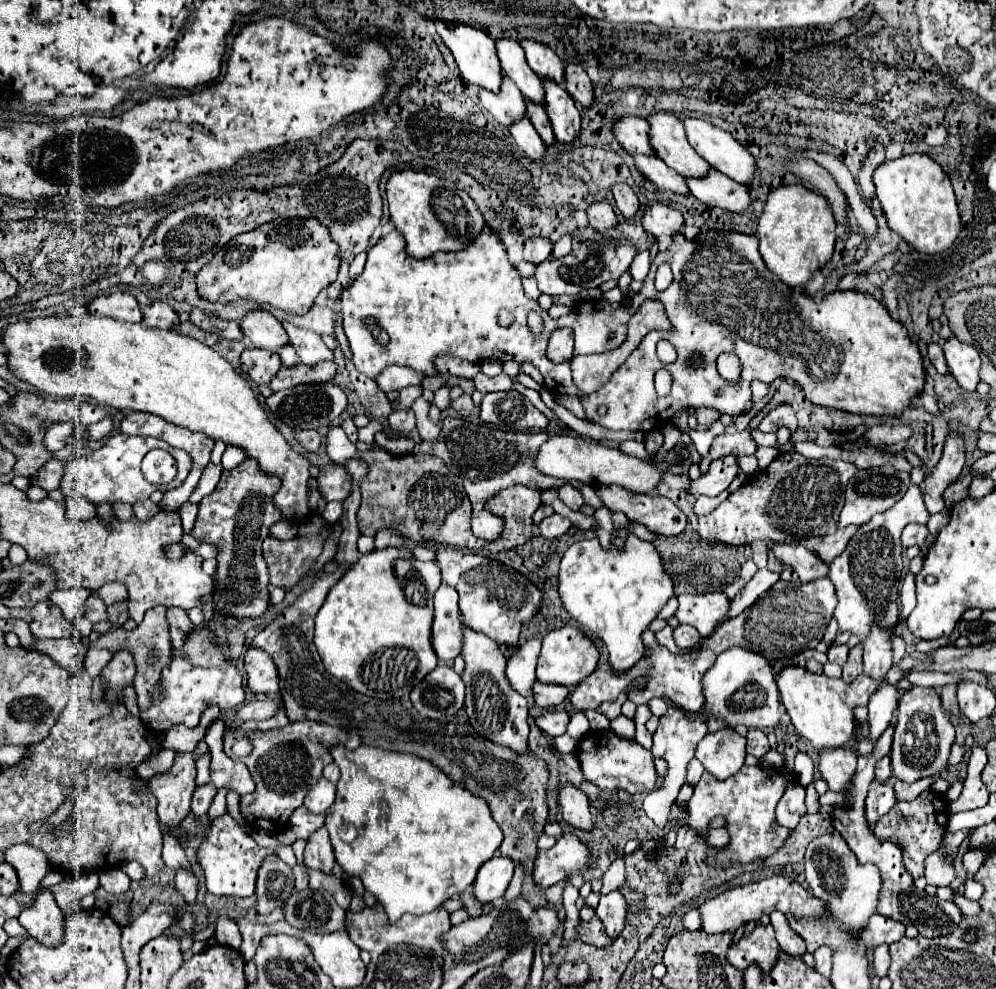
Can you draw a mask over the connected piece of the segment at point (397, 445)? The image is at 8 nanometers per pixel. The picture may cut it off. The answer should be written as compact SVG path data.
M379 432L375 438L377 438L377 444L379 446L383 446L383 448L387 448L389 452L393 452L393 454L409 454L409 452L413 452L413 446L415 446L415 442L411 440L411 438L405 438L405 436L399 436L399 438L387 438L389 434L387 432Z

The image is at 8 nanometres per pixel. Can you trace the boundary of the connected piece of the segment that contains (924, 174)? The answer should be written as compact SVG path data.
M927 154L901 156L881 164L873 174L873 182L877 186L877 198L885 210L887 224L893 232L923 254L939 254L951 248L961 232L961 216L951 180L935 160Z

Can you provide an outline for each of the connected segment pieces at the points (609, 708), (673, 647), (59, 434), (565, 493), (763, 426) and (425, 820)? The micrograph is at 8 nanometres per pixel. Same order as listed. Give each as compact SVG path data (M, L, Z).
M613 700L613 702L603 702L599 706L599 712L607 718L607 720L615 720L621 714L621 702Z
M665 626L665 628L663 628L663 630L659 630L655 636L657 636L657 642L659 642L661 646L669 648L669 650L671 650L671 652L675 652L675 654L679 654L679 652L681 652L681 650L677 648L677 644L673 642L673 628L671 628L671 626Z
M63 422L63 424L57 424L57 426L49 428L47 434L45 434L45 446L47 446L47 450L55 452L55 450L63 448L65 440L71 434L73 434L73 422Z
M565 484L563 488L559 488L559 498L564 504L567 504L571 510L579 510L583 506L583 496L579 492L579 488Z
M779 404L775 410L771 410L771 414L767 414L761 424L759 424L759 430L761 432L777 432L777 428L781 426L787 426L791 432L797 430L797 416L791 408L791 404Z
M335 746L331 748L331 756L341 770L341 778L325 826L331 834L337 864L349 876L361 878L365 890L383 904L389 922L399 920L403 914L429 914L443 906L445 900L471 888L477 870L483 862L493 858L503 840L503 834L491 818L489 806L483 798L473 796L429 760L415 754L387 752L373 746L359 746L357 750Z

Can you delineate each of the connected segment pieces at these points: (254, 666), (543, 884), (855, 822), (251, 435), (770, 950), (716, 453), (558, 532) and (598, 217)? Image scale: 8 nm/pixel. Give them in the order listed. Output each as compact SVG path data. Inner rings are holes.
M249 648L247 654L245 654L245 672L247 672L247 688L253 692L253 694L267 694L267 696L273 696L279 692L279 676L277 676L277 668L275 668L275 662L271 660L271 656L267 656L263 650L257 650L257 648Z
M563 834L551 850L537 852L533 866L533 882L543 890L567 880L571 874L591 870L593 854L575 834Z
M889 726L883 732L883 736L877 740L877 746L873 748L871 756L859 756L857 772L855 772L855 778L853 778L853 786L847 792L849 800L843 806L833 810L833 824L835 824L837 832L843 836L843 840L849 844L849 848L855 852L859 862L863 862L863 864L871 862L871 864L879 866L883 884L881 884L881 890L879 890L877 914L893 918L893 920L897 920L897 922L901 922L905 926L913 924L919 930L919 934L923 934L925 938L937 938L937 936L953 932L959 926L959 922L961 922L959 906L953 900L945 902L945 900L939 900L937 896L927 894L925 890L915 888L911 874L907 874L907 870L905 870L905 866L901 862L899 846L895 846L893 842L879 842L875 838L875 834L871 832L871 828L867 826L867 820L865 820L865 804L863 802L865 802L865 796L867 796L867 788L869 788L871 780L875 778L873 770L875 770L877 760L891 752L891 740L893 740L893 726Z
M51 316L51 318L35 318L35 320L21 320L21 322L15 322L15 324L9 324L5 328L5 334L3 334L3 344L7 346L7 356L9 356L9 366L11 370L15 372L17 378L37 386L41 392L47 392L51 396L63 396L63 398L73 398L77 394L81 396L89 396L93 398L93 402L101 404L101 406L109 406L109 408L117 408L125 414L129 412L149 412L149 414L157 414L173 424L179 424L179 426L185 426L189 430L203 430L203 434L207 434L209 438L213 440L223 440L227 446L237 446L241 450L245 450L247 458L255 458L259 462L259 468L265 470L265 474L271 474L271 476L277 476L281 480L281 488L275 492L275 508L281 512L283 518L295 522L295 524L301 524L305 518L311 516L311 508L309 508L309 468L311 468L311 462L295 452L291 448L291 444L285 440L285 436L281 434L281 430L267 418L267 412L263 410L263 406L257 402L257 392L255 388L251 386L251 382L241 374L237 372L223 356L219 356L213 348L209 348L207 344L195 340L195 338L189 338L189 336L183 336L179 332L171 332L171 330L161 330L161 328L147 328L143 324L129 324L129 322L119 322L119 320L111 320L111 318L99 318L99 316L67 316L67 318L59 318L59 316Z
M755 926L749 936L743 936L739 944L729 948L727 958L739 970L745 970L749 964L757 962L763 972L769 972L777 960L777 954L779 944L775 940L773 926Z
M743 430L743 432L727 432L727 434L721 434L713 440L711 444L711 450L709 450L709 458L703 458L701 464L699 464L699 470L701 474L707 470L709 462L717 460L717 458L723 458L727 454L733 454L733 456L755 456L757 452L757 444L751 436L749 430Z
M553 514L539 524L539 534L543 538L557 538L557 536L563 536L569 530L569 526L571 526L571 522L567 518Z
M595 202L589 206L587 210L587 218L589 218L589 224L593 230L597 230L599 234L605 234L609 230L613 230L619 222L617 222L617 216L611 208L609 202Z

